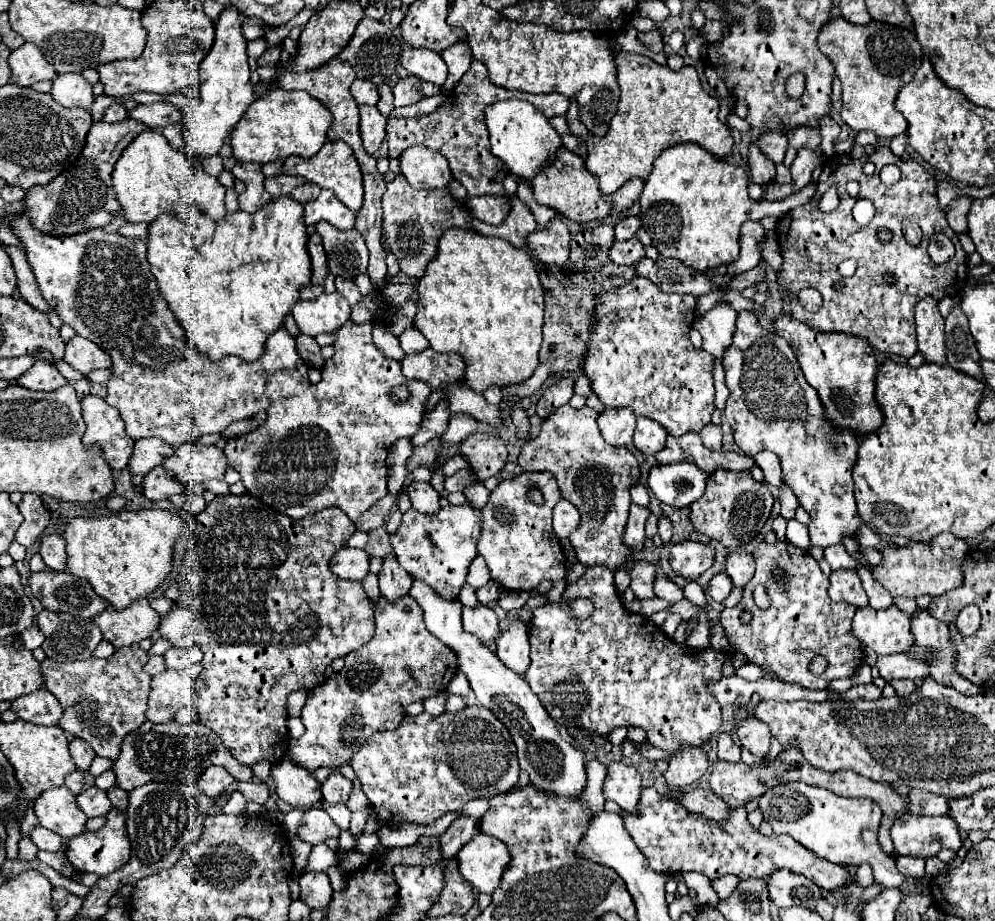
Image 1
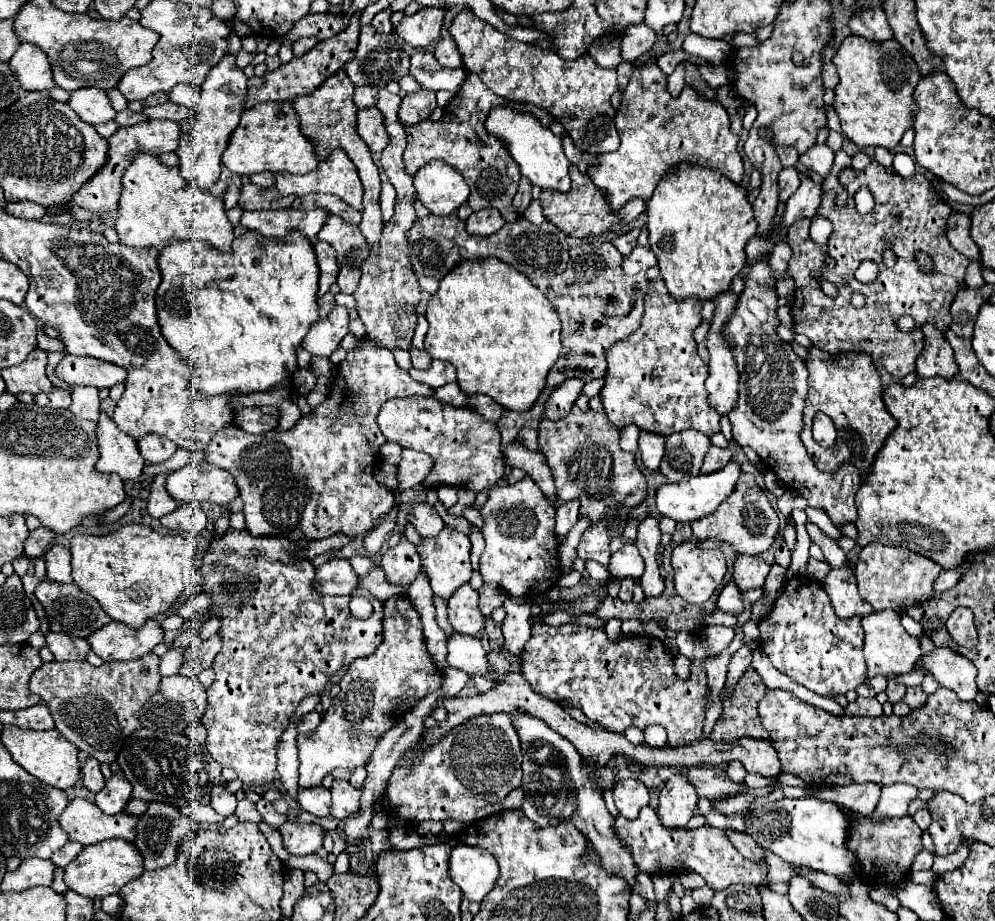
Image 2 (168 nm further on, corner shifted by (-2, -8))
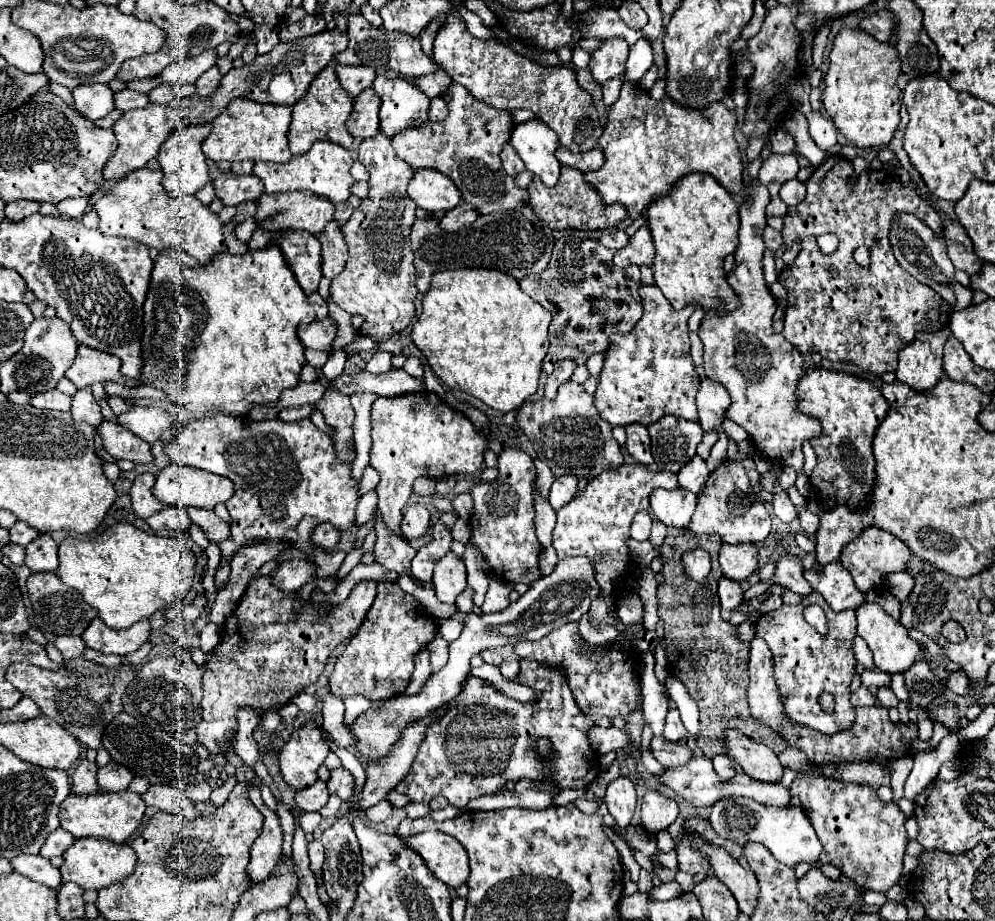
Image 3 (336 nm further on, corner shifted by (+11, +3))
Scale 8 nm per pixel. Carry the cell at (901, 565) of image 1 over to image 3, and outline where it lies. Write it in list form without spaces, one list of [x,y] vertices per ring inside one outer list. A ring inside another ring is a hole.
[[[865,528],[855,540],[851,540],[843,552],[841,552],[841,562],[843,566],[851,572],[853,580],[855,580],[855,586],[867,594],[869,590],[875,590],[875,588],[883,588],[887,586],[887,576],[891,572],[899,572],[899,570],[905,570],[909,566],[909,560],[913,556],[913,550],[901,540],[897,538],[895,534],[887,532],[887,530],[881,530],[881,528]]]

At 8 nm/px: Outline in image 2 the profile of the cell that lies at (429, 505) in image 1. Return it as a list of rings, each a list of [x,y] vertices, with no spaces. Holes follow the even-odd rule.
[[[418,503],[414,505],[414,509],[410,511],[410,523],[414,525],[414,529],[420,533],[420,537],[428,539],[434,537],[442,531],[444,521],[440,519],[440,515],[436,513],[434,507],[430,507],[428,503]]]

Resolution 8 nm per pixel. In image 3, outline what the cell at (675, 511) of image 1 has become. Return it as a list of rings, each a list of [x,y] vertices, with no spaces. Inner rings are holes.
[[[667,528],[665,542],[661,546],[663,554],[663,582],[657,588],[657,608],[659,618],[665,626],[665,642],[667,642],[667,658],[677,672],[677,676],[687,686],[689,696],[697,702],[699,714],[701,714],[701,736],[695,738],[697,746],[707,758],[713,758],[715,754],[723,754],[723,732],[727,728],[739,730],[745,736],[753,738],[755,742],[765,742],[773,752],[783,752],[785,742],[781,736],[773,736],[769,728],[761,728],[757,720],[747,716],[747,700],[745,700],[745,688],[749,682],[747,674],[747,662],[749,662],[749,644],[735,638],[735,626],[731,622],[721,620],[719,616],[719,600],[717,600],[717,580],[723,576],[717,552],[721,548],[721,538],[717,534],[693,534],[687,528]],[[689,548],[705,548],[711,552],[713,568],[709,574],[709,580],[703,580],[701,584],[693,580],[685,580],[685,574],[681,572],[681,554]]]

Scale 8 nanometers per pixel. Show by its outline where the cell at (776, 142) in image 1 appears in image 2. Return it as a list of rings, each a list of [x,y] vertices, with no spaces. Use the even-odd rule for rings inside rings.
[[[778,147],[778,155],[780,155],[780,161],[784,167],[794,167],[800,159],[800,153],[790,147]]]

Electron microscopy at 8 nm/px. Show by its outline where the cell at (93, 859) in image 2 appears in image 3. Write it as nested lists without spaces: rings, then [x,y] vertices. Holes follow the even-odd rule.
[[[81,838],[75,840],[63,854],[63,866],[61,870],[61,878],[63,882],[75,882],[86,890],[99,891],[101,888],[119,882],[127,876],[133,874],[135,870],[135,850],[131,848],[131,844],[117,844],[117,842],[109,842],[105,838]]]

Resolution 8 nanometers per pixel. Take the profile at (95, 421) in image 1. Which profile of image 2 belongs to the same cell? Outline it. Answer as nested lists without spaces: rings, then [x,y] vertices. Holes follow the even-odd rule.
[[[100,413],[96,433],[100,447],[100,459],[96,463],[96,469],[106,473],[118,473],[124,481],[138,479],[146,463],[138,451],[136,439],[130,439],[130,435],[120,431],[106,413]]]

